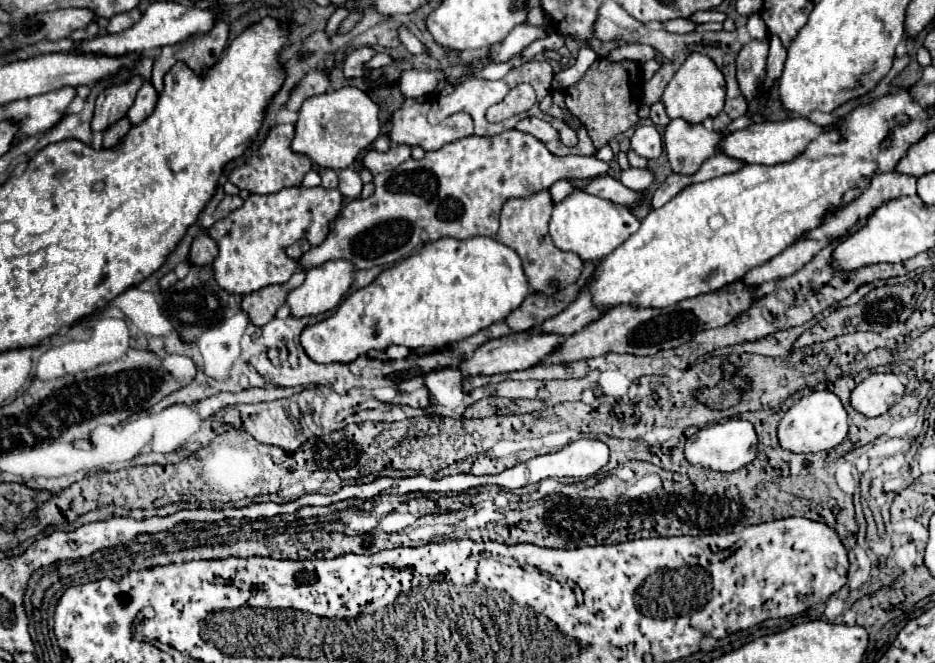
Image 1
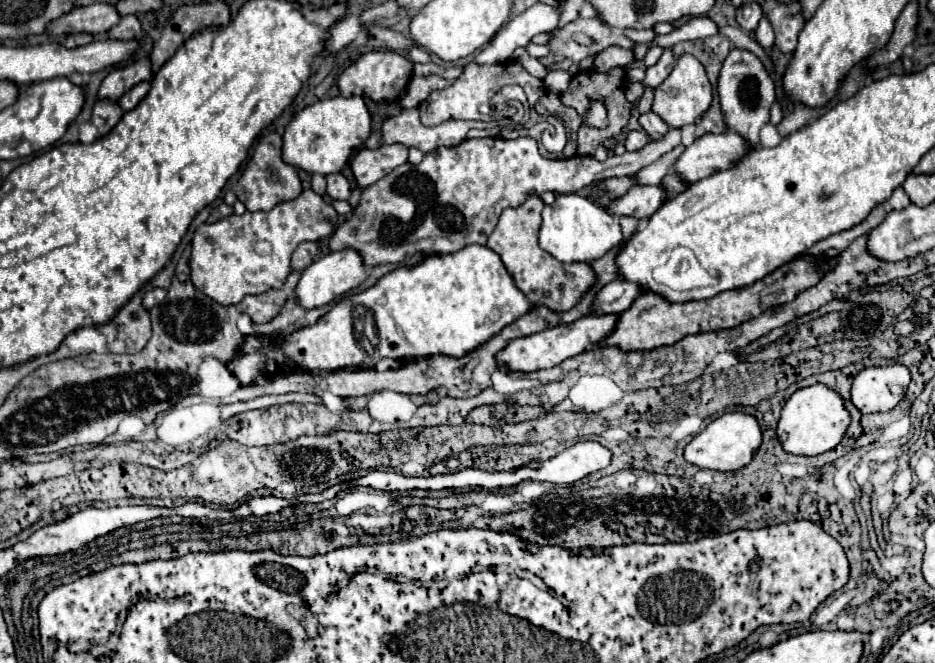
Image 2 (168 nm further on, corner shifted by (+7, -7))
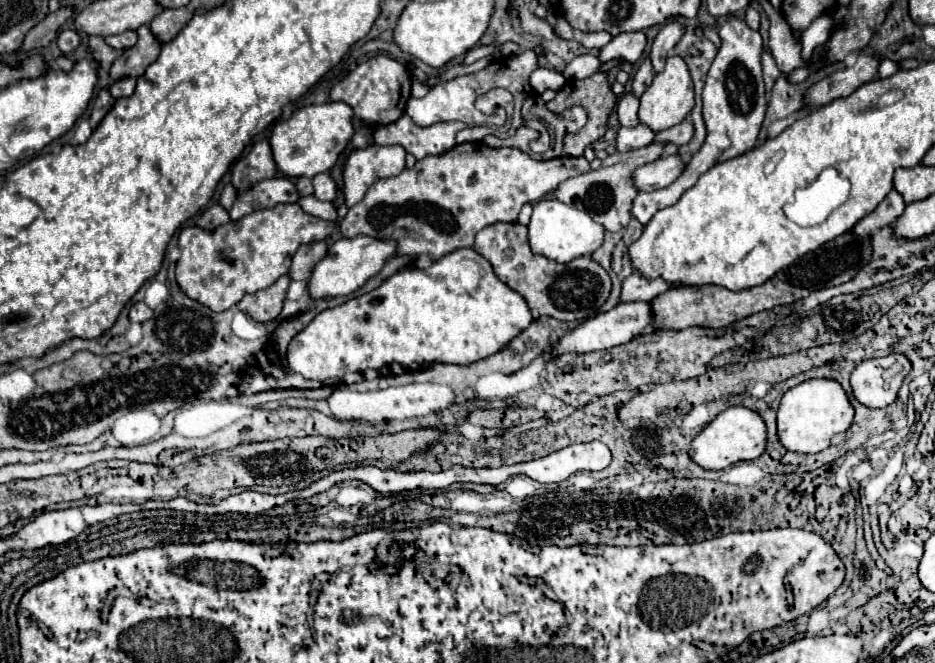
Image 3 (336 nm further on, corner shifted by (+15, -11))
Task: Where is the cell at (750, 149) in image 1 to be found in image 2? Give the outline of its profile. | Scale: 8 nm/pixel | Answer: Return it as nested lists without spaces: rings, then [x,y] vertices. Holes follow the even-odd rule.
[[[732,133],[698,137],[674,163],[676,175],[686,183],[696,183],[716,171],[732,167],[732,163],[750,151],[746,141]]]

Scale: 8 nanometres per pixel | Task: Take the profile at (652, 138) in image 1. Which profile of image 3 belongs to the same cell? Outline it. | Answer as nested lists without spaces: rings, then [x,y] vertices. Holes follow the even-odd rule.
[[[642,123],[634,129],[620,127],[616,147],[618,147],[620,153],[626,153],[626,151],[632,151],[632,149],[640,149],[644,145],[650,145],[652,139],[654,139],[654,131],[646,125],[642,125]]]

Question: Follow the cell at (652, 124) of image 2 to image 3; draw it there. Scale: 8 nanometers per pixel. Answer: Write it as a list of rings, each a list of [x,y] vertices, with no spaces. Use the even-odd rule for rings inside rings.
[[[626,93],[620,97],[618,107],[616,107],[618,119],[624,127],[632,127],[632,125],[640,125],[638,119],[638,99],[632,93]]]

